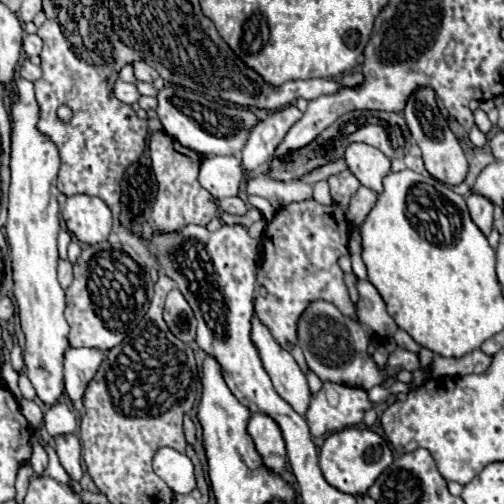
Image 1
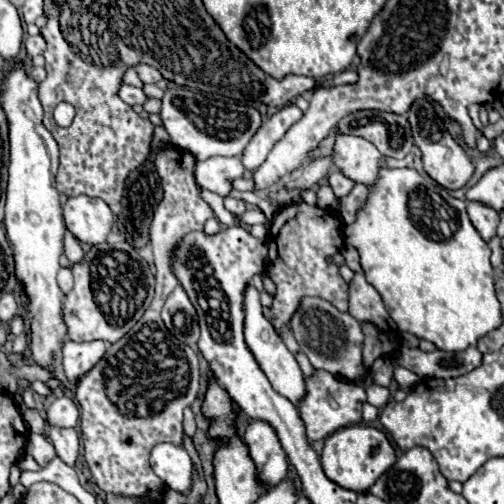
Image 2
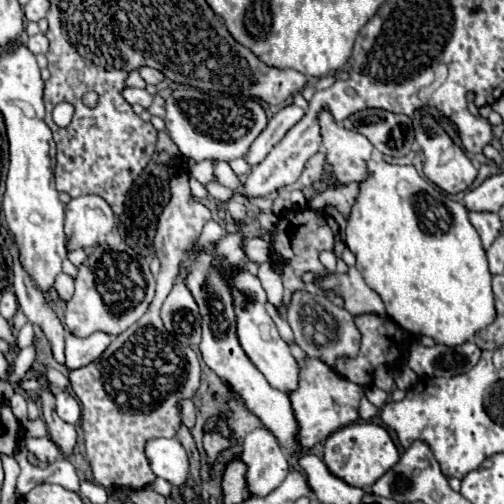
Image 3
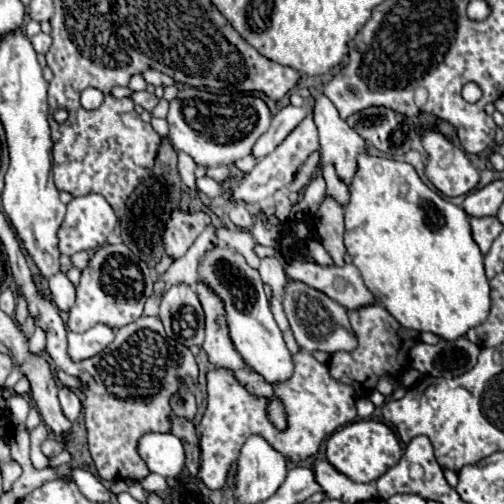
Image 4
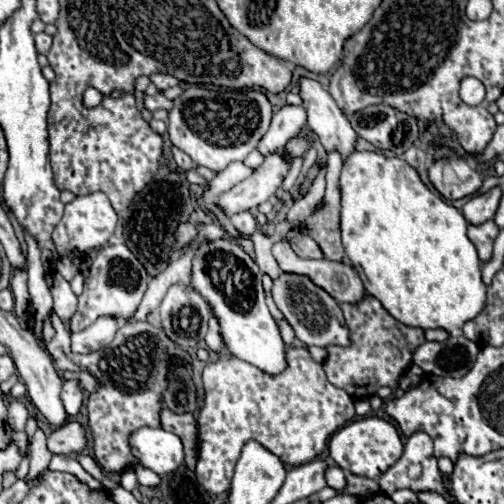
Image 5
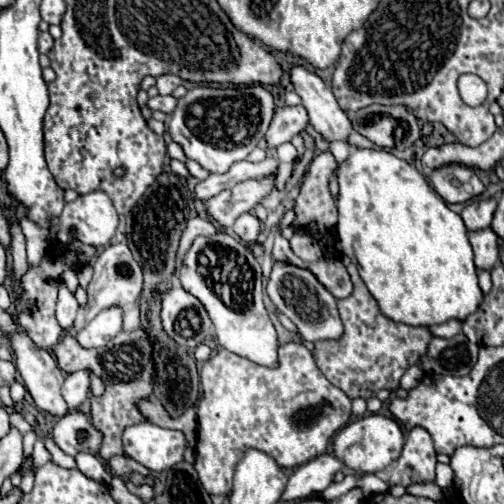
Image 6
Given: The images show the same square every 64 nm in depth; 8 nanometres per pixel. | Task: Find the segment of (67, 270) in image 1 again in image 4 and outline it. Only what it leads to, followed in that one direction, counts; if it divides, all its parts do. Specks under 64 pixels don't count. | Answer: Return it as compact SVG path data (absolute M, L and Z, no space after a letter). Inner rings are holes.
M58 272L54 274L52 278L48 278L48 284L50 284L50 290L52 290L52 296L54 296L54 302L60 310L68 312L68 308L74 304L74 284L66 278L66 274Z

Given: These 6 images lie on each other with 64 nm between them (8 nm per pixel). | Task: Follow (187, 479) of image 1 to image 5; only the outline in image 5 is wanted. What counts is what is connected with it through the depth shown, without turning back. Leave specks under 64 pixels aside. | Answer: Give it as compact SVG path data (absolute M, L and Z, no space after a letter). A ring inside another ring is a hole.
M140 428L132 434L132 454L142 466L156 474L170 474L184 462L182 442L176 434L162 428Z

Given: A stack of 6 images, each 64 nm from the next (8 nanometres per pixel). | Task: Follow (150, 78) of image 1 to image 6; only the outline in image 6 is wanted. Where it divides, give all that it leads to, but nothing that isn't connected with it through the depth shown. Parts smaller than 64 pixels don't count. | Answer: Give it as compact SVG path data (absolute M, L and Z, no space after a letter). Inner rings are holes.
M162 74L162 76L156 78L156 88L158 88L158 92L160 92L162 96L172 94L172 90L174 90L176 86L180 86L180 84L182 84L182 80L180 80L178 76L174 76L174 74Z

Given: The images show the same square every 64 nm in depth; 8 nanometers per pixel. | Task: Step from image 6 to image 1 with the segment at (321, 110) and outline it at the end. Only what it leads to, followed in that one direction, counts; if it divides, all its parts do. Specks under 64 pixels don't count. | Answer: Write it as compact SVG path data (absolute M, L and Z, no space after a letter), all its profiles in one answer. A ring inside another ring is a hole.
M350 144L344 160L350 172L372 192L382 194L382 180L392 172L392 162L378 148L368 144Z

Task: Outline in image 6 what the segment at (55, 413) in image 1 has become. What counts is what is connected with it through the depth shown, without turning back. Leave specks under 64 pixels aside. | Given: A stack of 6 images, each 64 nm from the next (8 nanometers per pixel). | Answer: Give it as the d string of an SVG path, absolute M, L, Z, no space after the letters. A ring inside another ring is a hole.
M88 370L72 372L66 376L66 382L62 386L62 396L70 412L74 412L88 398L88 394L90 394L90 372Z

